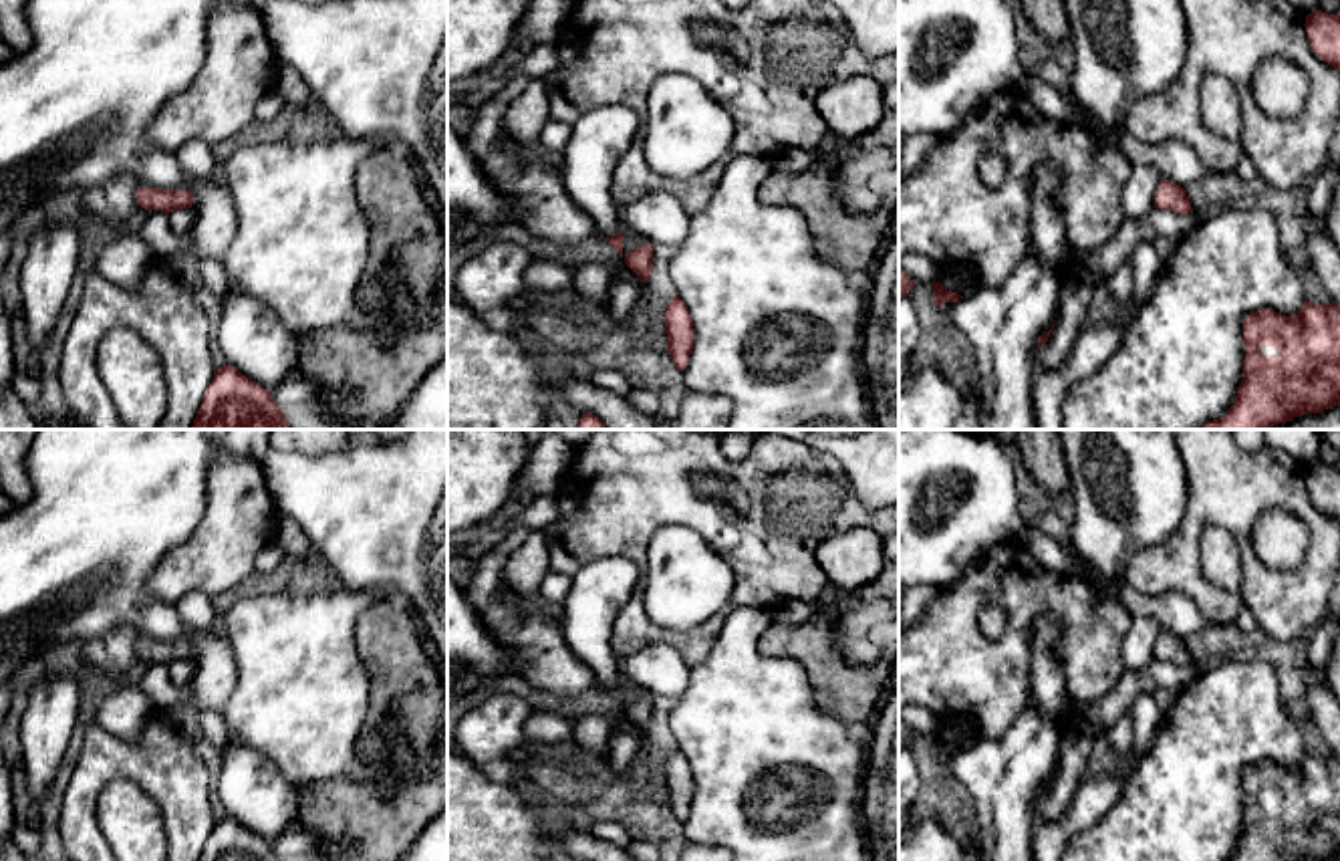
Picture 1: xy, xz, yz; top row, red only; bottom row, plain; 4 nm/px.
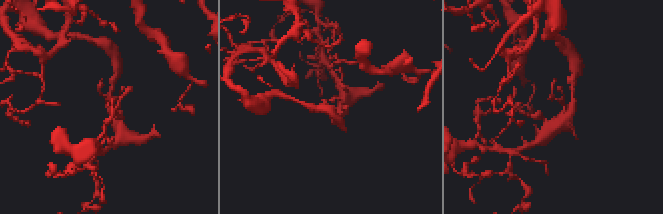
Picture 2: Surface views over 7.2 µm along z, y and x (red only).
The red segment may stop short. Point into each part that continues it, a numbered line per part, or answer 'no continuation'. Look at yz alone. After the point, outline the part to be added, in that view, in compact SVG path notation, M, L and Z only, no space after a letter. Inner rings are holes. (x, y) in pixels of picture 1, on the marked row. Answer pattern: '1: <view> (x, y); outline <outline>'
no continuation

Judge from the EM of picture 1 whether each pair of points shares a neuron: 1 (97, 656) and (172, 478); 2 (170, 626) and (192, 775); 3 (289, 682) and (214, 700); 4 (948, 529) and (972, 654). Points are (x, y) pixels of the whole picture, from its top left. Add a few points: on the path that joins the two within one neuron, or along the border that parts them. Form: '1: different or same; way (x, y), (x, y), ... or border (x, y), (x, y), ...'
1: different; border (138, 636), (129, 628), (115, 628), (85, 644)
2: different; border (164, 710), (168, 720), (198, 745)
3: different; border (230, 648), (236, 660), (236, 688), (222, 714)
4: different; border (994, 547), (954, 581), (938, 589)

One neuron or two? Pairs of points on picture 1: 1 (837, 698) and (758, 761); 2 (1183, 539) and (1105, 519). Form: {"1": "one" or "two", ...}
{"1": "two", "2": "two"}

